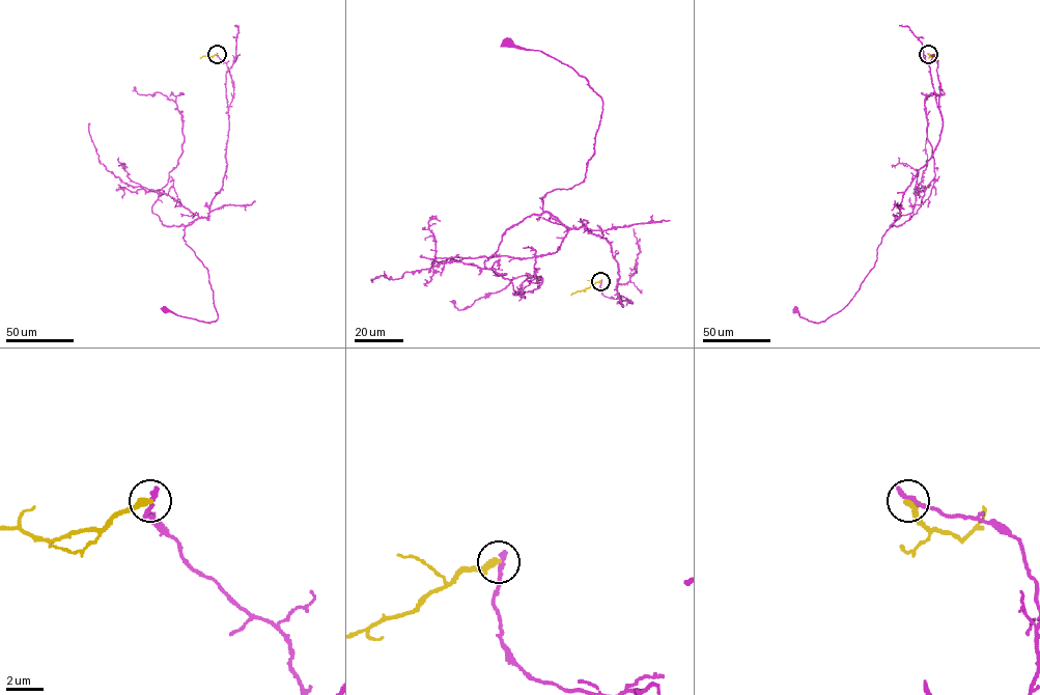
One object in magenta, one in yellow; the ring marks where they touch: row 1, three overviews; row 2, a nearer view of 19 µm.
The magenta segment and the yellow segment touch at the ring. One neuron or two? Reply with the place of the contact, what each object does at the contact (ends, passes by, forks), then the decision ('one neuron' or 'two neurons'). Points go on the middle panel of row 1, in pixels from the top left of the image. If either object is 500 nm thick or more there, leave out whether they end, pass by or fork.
(600, 281) | magenta ends | yellow ends | two neurons

